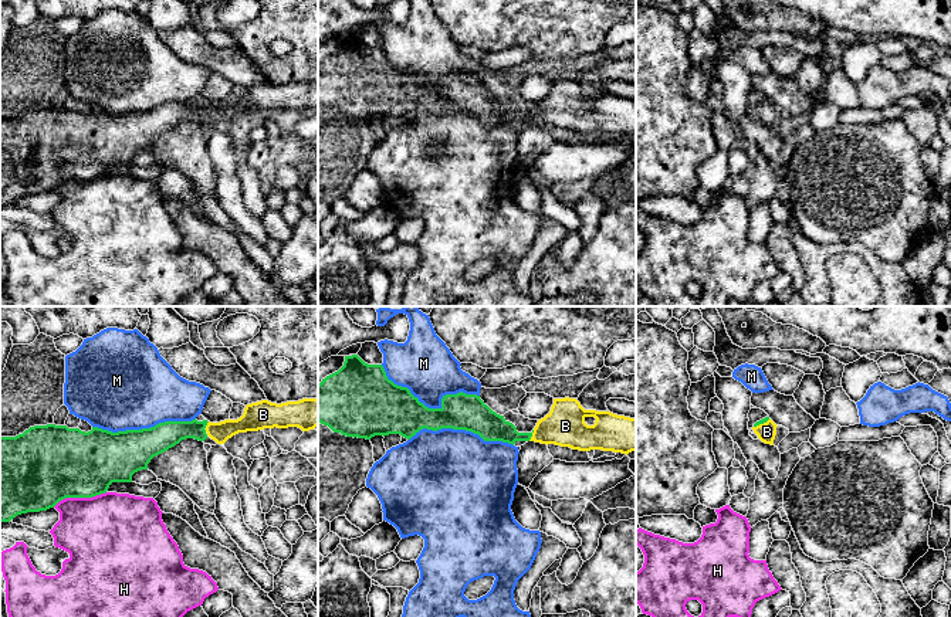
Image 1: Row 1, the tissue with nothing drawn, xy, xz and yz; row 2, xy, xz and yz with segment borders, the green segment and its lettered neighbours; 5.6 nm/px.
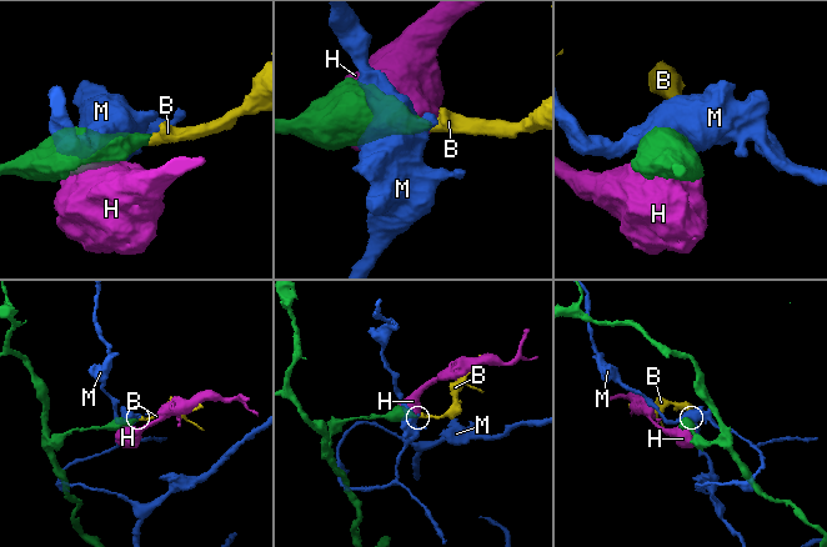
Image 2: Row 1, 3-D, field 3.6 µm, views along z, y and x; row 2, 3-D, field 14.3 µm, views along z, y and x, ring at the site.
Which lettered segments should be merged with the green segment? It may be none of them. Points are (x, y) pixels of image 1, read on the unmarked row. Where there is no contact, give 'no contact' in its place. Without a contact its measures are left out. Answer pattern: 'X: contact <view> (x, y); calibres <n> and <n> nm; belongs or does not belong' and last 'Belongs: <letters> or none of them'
B: contact xz (531, 118); calibres 160 and 220 nm; belongs
H: contact xy (78, 179); calibres 440 and 440 nm; does not belong
M: contact xz (430, 91); calibres 280 and 320 nm; does not belong
Belongs: B

